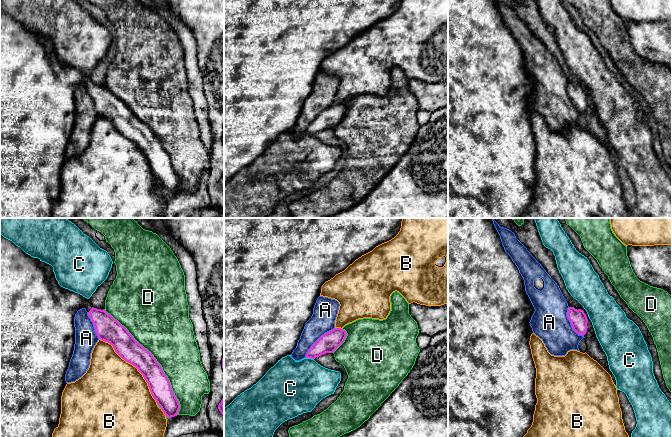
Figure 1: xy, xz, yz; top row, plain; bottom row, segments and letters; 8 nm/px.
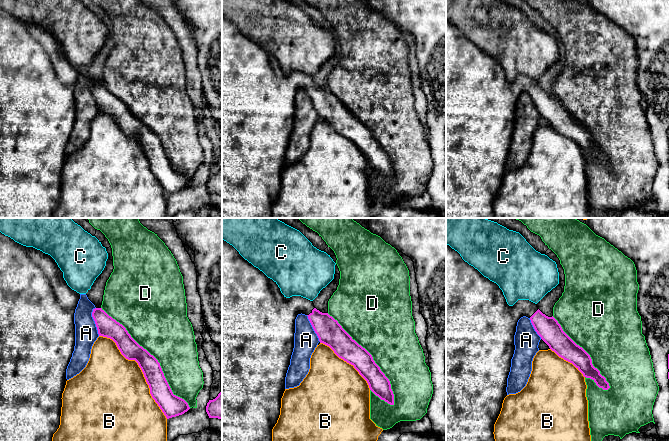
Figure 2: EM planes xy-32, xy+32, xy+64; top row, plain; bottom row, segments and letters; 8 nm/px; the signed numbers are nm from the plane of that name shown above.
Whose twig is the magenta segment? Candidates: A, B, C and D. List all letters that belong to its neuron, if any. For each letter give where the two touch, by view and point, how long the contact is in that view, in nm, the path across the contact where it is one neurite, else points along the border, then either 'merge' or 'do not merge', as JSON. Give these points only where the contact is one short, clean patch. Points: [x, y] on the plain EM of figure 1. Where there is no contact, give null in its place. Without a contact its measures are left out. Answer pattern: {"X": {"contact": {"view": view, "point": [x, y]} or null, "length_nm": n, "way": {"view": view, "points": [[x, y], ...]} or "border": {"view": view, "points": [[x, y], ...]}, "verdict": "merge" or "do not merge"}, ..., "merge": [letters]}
{"A": {"contact": {"view": "xz", "point": [317, 116]}, "length_nm": 340, "border": {"view": "xz", "points": [[334, 103], [325, 108], [311, 122], [305, 133]]}, "verdict": "do not merge"}, "B": {"contact": {"view": "xy", "point": [134, 141]}, "length_nm": 700, "verdict": "do not merge"}, "C": {"contact": {"view": "xz", "point": [310, 133]}, "length_nm": 70, "verdict": "do not merge"}, "D": {"contact": {"view": "xy", "point": [155, 136]}, "length_nm": 1050, "verdict": "do not merge"}, "merge": []}

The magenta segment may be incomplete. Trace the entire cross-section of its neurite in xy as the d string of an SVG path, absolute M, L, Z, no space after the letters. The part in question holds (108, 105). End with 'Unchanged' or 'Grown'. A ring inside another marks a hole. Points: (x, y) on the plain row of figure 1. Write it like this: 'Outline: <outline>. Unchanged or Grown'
Outline: M0 11L0 218L52 218L52 209L58 203L61 190L62 168L67 160L65 150L74 126L74 93L82 84L88 88L98 114L110 119L122 135L135 142L143 151L166 193L177 192L179 177L153 131L105 85L94 84L87 74L61 63L51 41L31 33Z. Grown

